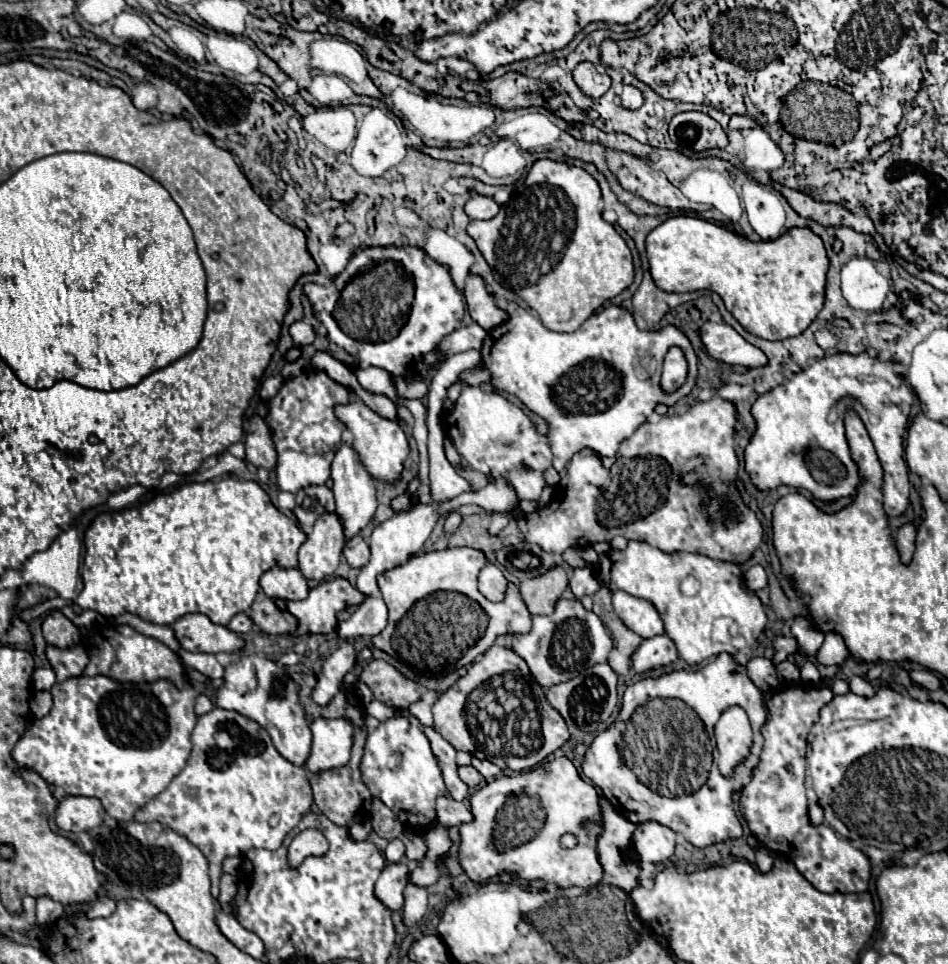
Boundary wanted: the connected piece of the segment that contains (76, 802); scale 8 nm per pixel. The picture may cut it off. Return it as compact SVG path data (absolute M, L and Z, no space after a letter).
M64 797L56 807L56 825L64 831L88 831L102 823L106 815L96 797Z

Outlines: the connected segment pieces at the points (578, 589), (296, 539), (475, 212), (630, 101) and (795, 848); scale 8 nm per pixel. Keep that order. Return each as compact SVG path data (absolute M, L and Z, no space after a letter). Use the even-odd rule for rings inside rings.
M588 567L574 569L574 575L570 577L570 589L576 595L576 599L580 599L582 595L594 595L598 591L598 587L600 587L600 583L592 569L588 569Z
M222 477L220 481L206 481L206 483L186 483L180 485L168 493L160 493L150 503L140 507L126 507L120 511L110 511L98 515L92 525L86 529L84 543L86 543L86 555L84 555L84 591L76 597L76 603L82 609L92 609L102 613L104 617L118 617L122 613L138 615L140 619L154 623L154 625L172 625L176 619L188 615L188 613L204 613L218 625L228 625L228 621L238 613L248 613L250 605L258 593L258 579L262 573L266 573L272 567L292 569L298 565L298 549L306 541L306 535L300 531L300 527L290 521L286 515L282 515L270 501L268 493L256 483L256 481L242 481L234 477Z
M474 193L468 199L464 211L470 219L492 219L500 211L500 207L496 205L496 201L492 197L484 197L484 195Z
M626 85L624 91L622 91L622 95L620 95L620 105L626 107L626 109L638 109L642 103L644 103L642 93L636 87Z
M792 681L782 685L768 701L768 721L762 727L764 747L760 753L760 763L752 769L750 783L740 795L740 813L748 823L752 835L770 853L782 859L790 859L798 871L814 885L818 891L826 893L860 893L868 889L870 883L870 861L854 847L848 839L840 839L836 831L822 823L812 825L808 819L808 799L804 787L806 771L806 747L808 731L818 721L818 711L822 705L830 703L834 697L830 687L812 685L806 681Z

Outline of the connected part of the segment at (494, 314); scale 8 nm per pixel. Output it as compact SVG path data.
M470 275L464 285L464 297L468 303L468 313L470 317L482 327L482 329L492 329L498 323L506 321L506 311L498 309L492 295L486 293L484 279L478 275Z

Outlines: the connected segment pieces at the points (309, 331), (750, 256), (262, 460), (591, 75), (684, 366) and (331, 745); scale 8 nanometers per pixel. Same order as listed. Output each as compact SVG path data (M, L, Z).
M296 321L296 323L290 327L290 335L292 335L294 343L300 345L300 347L310 345L310 343L314 343L314 339L316 339L314 327L308 325L308 323L304 323L304 321Z
M678 215L678 217L670 217L666 219L662 225L658 225L648 237L646 237L646 255L648 255L648 263L650 263L650 273L652 273L652 279L654 283L662 289L662 291L668 291L668 293L692 293L692 291L698 291L698 289L708 289L708 291L714 291L722 297L722 301L726 303L726 309L736 317L736 321L746 329L750 331L752 335L756 337L762 337L762 339L776 339L776 335L784 335L784 331L788 331L788 325L804 325L804 323L812 323L816 319L816 315L820 313L822 305L824 305L824 285L826 285L826 271L828 271L828 257L826 257L826 249L822 245L822 239L812 233L810 229L790 229L786 231L782 237L774 239L774 241L748 241L716 223L710 223L710 221L704 221L700 217L688 217L688 215Z
M254 415L250 419L250 427L244 437L246 443L246 461L264 467L264 469L274 469L276 467L276 449L268 431L268 425L264 423L262 417Z
M580 63L572 71L572 75L574 75L574 83L588 97L602 97L610 89L610 77L606 73L598 73L596 65L592 63Z
M670 347L664 357L660 385L666 393L674 393L684 385L688 375L688 361L680 347Z
M318 717L310 725L312 751L306 761L306 769L320 773L326 769L342 767L350 761L354 743L354 729L348 719L324 719Z

